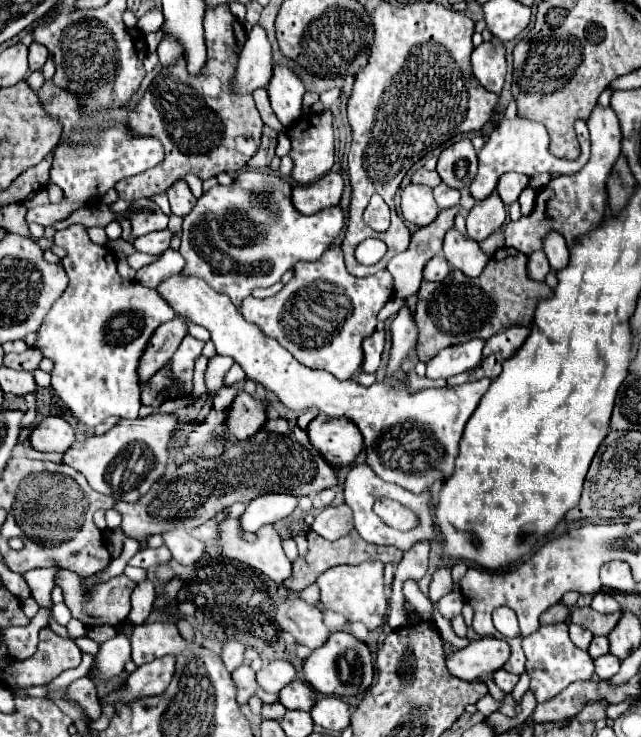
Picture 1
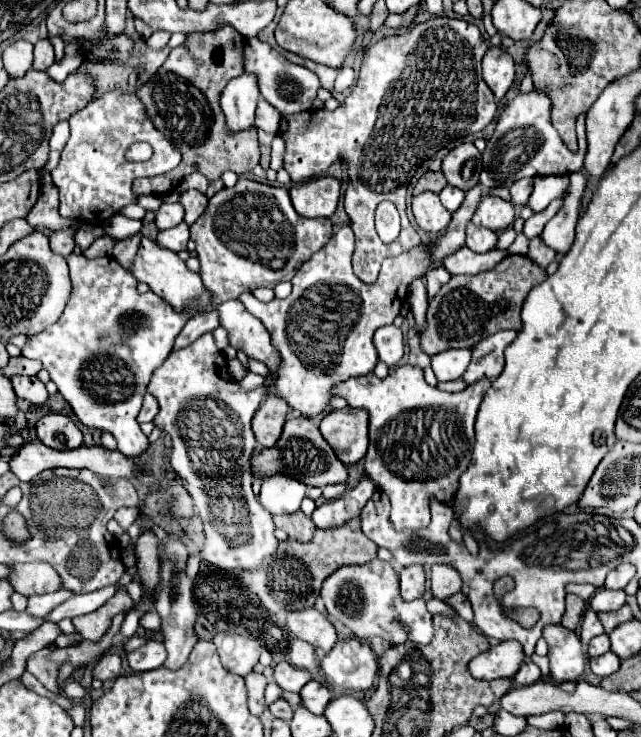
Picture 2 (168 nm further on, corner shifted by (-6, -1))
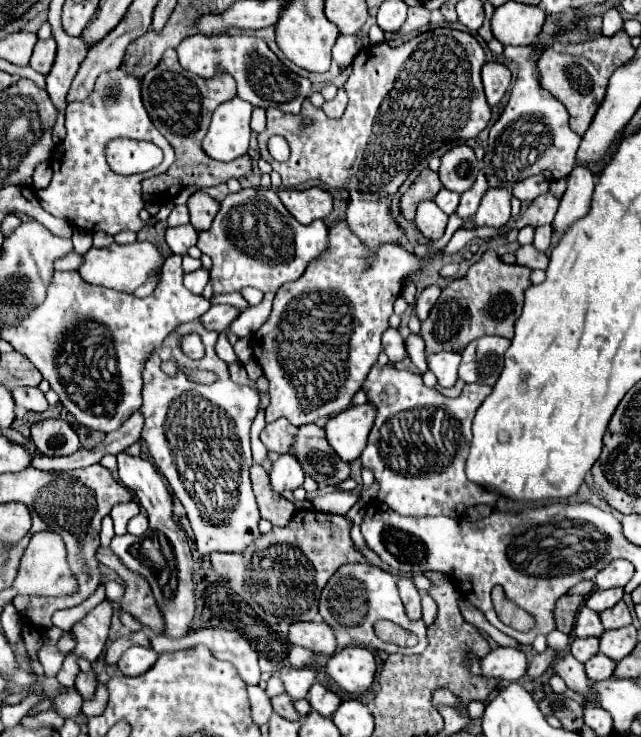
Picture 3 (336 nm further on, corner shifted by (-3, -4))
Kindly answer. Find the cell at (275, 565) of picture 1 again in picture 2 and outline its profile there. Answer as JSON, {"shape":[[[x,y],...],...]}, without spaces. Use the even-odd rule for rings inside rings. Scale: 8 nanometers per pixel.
{"shape":[[[209,332],[199,336],[187,348],[171,352],[169,358],[153,372],[147,390],[159,402],[159,414],[155,416],[153,424],[161,426],[161,430],[165,430],[173,440],[171,466],[177,472],[177,476],[187,484],[197,514],[203,518],[205,524],[207,540],[205,540],[205,548],[199,554],[199,562],[205,560],[209,564],[219,566],[221,570],[235,570],[235,568],[255,570],[265,562],[271,562],[275,558],[279,540],[275,538],[273,516],[263,510],[263,506],[259,504],[257,496],[251,490],[253,474],[249,466],[251,454],[255,452],[251,418],[259,408],[261,400],[265,398],[265,392],[261,388],[253,392],[245,392],[239,388],[239,384],[227,372],[225,354],[215,346],[213,334]]]}

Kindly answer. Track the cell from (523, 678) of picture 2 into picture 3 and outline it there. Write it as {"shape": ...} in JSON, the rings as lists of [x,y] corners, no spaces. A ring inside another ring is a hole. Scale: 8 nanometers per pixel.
{"shape":[[[546,647],[546,651],[544,653],[538,653],[538,655],[534,655],[534,659],[532,659],[532,663],[528,665],[528,677],[532,677],[532,679],[538,679],[548,667],[550,667],[550,663],[556,659],[556,653],[552,653],[552,649],[548,649]]]}

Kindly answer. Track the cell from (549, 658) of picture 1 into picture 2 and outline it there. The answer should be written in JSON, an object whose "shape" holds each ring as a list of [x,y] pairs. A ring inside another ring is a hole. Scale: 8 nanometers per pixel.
{"shape":[[[561,624],[545,626],[543,638],[549,646],[547,658],[551,664],[551,680],[579,680],[589,662],[587,646],[581,642],[581,638],[575,632],[563,628]]]}

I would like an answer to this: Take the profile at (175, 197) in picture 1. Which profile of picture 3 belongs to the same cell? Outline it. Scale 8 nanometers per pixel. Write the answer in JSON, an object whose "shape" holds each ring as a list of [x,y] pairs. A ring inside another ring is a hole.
{"shape":[[[198,191],[188,199],[188,209],[190,209],[190,223],[198,231],[204,231],[210,229],[212,217],[216,217],[216,213],[220,211],[220,201],[212,199],[204,191]]]}

